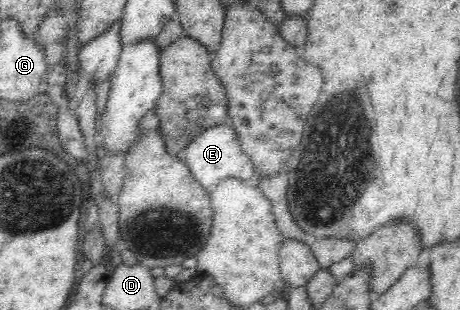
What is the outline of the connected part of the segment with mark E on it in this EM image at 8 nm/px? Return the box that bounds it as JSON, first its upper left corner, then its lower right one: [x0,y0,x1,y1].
[180,122,257,192]

